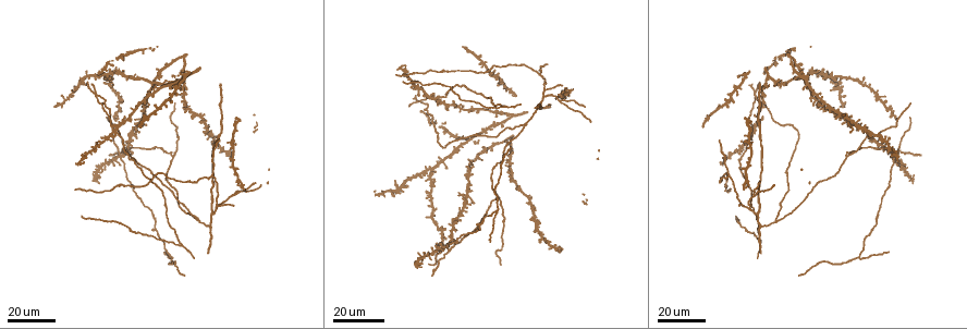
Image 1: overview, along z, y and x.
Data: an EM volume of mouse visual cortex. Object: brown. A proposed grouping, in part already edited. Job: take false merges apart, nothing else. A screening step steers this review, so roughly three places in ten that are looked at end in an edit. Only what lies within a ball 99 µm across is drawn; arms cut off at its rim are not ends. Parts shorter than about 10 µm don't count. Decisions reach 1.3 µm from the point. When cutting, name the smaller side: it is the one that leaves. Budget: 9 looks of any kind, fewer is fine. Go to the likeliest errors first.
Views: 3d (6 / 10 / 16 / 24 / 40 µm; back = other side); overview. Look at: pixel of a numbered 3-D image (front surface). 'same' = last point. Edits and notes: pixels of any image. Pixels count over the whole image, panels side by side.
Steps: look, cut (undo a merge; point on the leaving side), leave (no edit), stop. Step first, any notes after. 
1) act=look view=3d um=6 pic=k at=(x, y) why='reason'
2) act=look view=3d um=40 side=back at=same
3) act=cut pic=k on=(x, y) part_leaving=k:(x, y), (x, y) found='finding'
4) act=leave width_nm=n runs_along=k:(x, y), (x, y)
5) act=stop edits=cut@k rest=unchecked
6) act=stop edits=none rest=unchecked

act=look view=3d um=40 pic=1 at=(496, 209) why='arms part here'

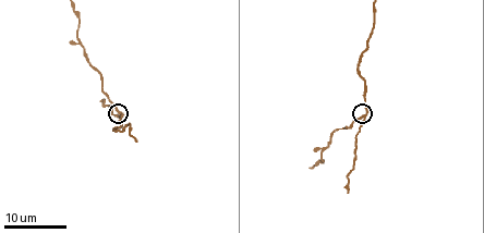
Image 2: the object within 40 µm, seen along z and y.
act=look view=3d um=10 pic=2 at=(364, 117)

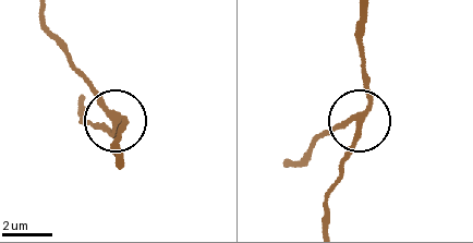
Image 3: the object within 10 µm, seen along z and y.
act=leave runs_along=3:(39, 21), (112, 121), (108, 133), (92, 126) found='all the same neuron'

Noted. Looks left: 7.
act=look view=3d um=40 pic=1 at=(95, 97) why='four-way junction'

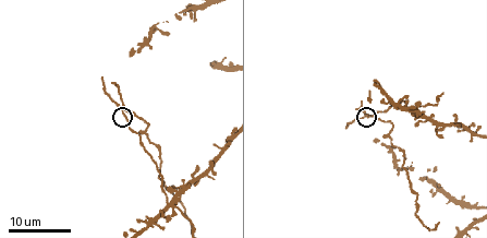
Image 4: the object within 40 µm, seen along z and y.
act=look view=3d um=6 pic=4 at=(125, 113)

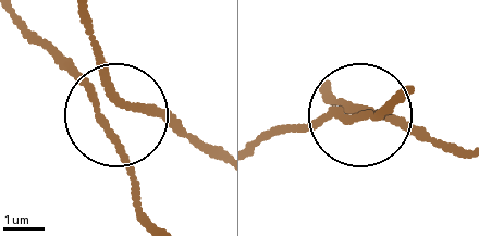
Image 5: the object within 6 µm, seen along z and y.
act=leave side_arm_um=26 found='all the same neuron'

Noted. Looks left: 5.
act=look view=3d um=24 pic=1 at=(505, 107) why='three arms meet'

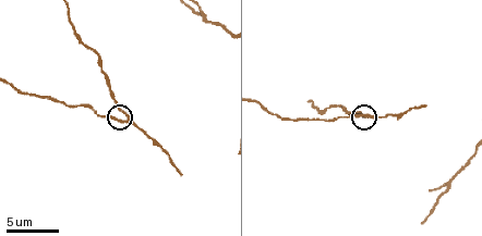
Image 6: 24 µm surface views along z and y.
act=look view=3d um=10 pic=6 at=(125, 115)

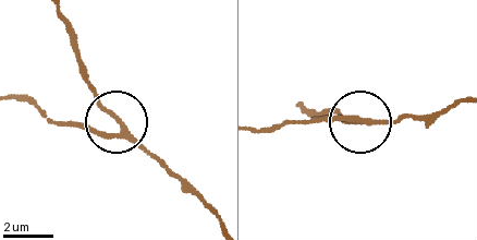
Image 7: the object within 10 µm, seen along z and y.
act=leave width_nm=160 runs_along=7:(301, 106), (362, 120), (305, 120) found='continuous, no second neuron'

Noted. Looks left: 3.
act=look view=3d um=24 pic=1 at=(232, 194) why='branch point'

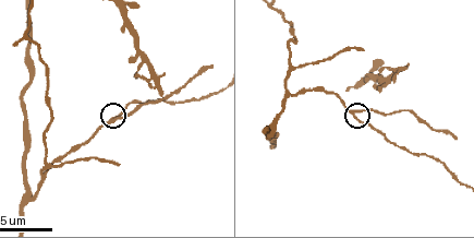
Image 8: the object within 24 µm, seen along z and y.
act=look view=3d um=10 pic=8 at=(352, 114)

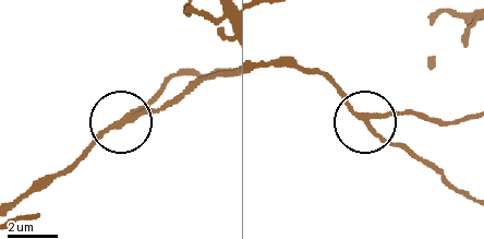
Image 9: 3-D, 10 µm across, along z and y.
act=leave width_nm=190 runs_along=9:(22, 195), (60, 177), (170, 79) found='one neuron here'

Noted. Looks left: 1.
act=stop edits=none rest=unchecked

